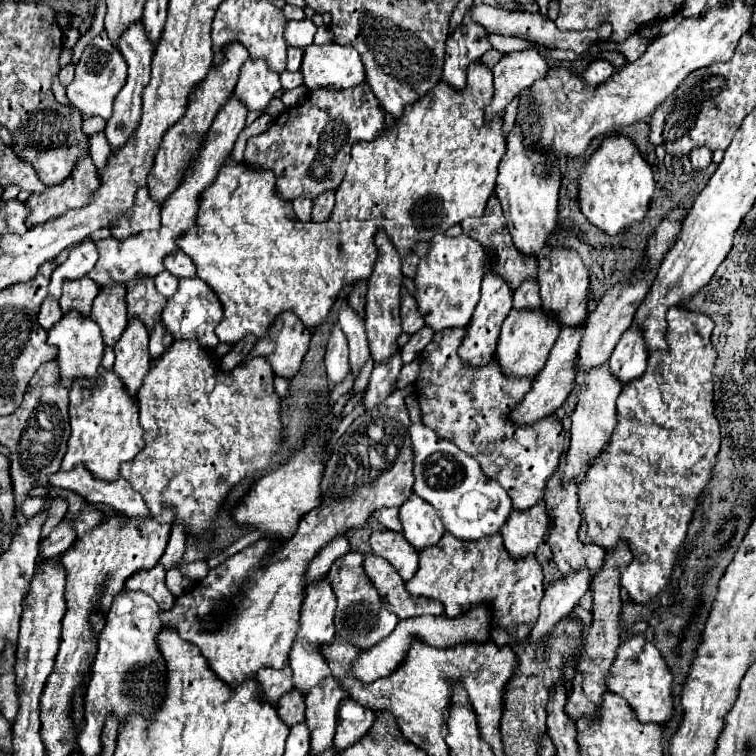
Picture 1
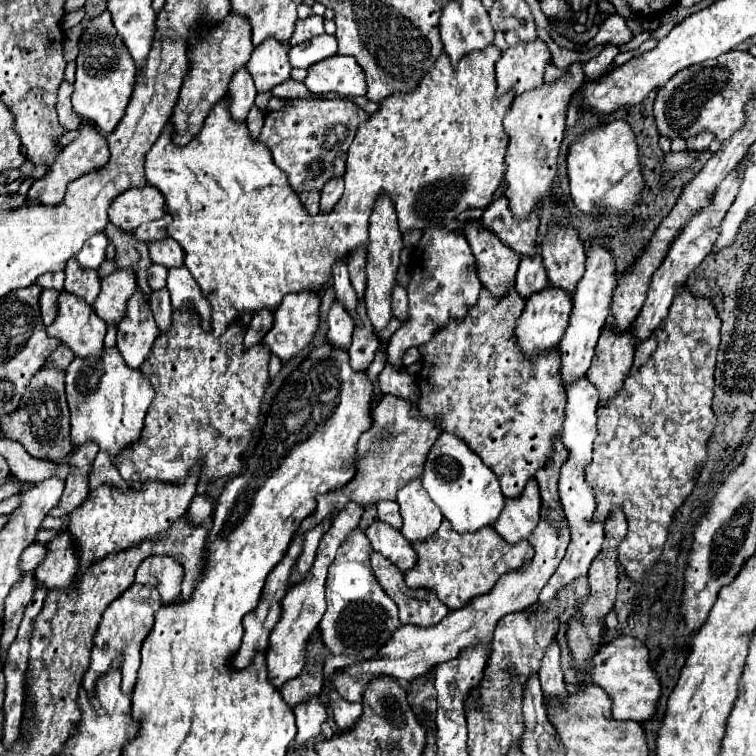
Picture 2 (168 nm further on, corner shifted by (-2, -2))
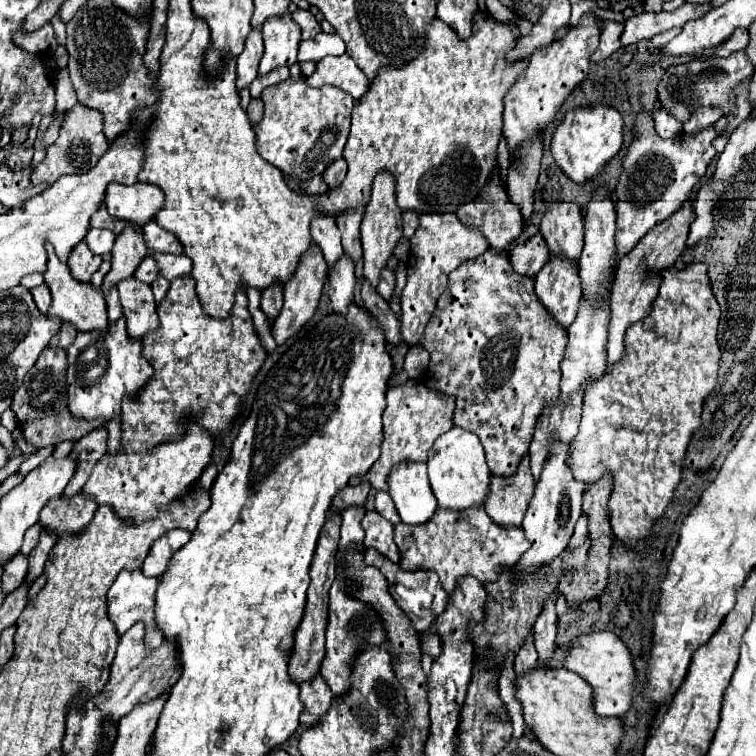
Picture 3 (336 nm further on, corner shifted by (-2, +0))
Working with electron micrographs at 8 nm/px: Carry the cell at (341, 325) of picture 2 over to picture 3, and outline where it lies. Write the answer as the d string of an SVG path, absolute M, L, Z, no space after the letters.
M343 256L333 272L329 272L329 298L335 314L349 312L349 306L353 304L353 288L355 288L355 274L353 274L353 262Z

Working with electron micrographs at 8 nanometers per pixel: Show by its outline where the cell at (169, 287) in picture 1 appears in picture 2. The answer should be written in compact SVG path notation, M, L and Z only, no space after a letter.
M159 264L149 266L149 286L151 286L151 290L161 290L165 286L165 278L167 278L165 266L159 266Z

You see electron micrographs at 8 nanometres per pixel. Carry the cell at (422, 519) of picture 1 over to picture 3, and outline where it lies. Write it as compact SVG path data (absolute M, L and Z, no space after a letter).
M403 462L389 476L389 494L403 524L421 526L431 520L437 500L427 480L427 466L421 462Z

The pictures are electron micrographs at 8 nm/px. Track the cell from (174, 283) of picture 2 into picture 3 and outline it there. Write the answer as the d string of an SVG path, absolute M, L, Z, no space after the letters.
M155 252L153 258L159 264L159 272L163 278L167 278L169 282L181 276L189 276L191 274L191 260L187 256L175 256L175 254L159 254Z

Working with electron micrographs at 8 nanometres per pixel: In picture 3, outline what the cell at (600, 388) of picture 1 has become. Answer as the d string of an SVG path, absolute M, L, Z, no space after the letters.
M687 200L673 216L653 226L639 240L639 244L619 260L617 270L615 270L615 282L611 288L611 298L609 298L611 318L609 318L609 336L607 336L607 366L621 360L621 356L625 354L623 340L625 340L627 328L643 320L647 312L651 312L653 300L657 298L657 290L661 284L661 270L675 266L679 256L683 254L691 222L693 222L693 208L691 208L691 202Z

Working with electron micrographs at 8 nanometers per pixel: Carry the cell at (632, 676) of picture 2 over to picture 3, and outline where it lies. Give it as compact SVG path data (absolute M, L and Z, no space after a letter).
M591 632L575 640L567 652L563 666L571 672L577 672L593 688L593 710L599 716L625 716L633 706L633 688L637 684L637 672L633 666L633 654L625 642L609 632Z

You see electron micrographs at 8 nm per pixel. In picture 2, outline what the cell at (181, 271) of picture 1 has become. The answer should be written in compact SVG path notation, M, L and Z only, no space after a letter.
M163 238L157 242L149 242L149 256L155 264L167 266L167 268L177 268L183 264L183 250L173 238Z

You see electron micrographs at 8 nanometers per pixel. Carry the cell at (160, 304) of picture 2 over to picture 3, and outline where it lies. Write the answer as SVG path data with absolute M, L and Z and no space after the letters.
M159 276L153 284L151 284L151 288L153 288L153 294L155 294L155 302L159 304L163 298L165 298L165 294L167 294L167 288L169 288L169 282L163 278L163 276Z

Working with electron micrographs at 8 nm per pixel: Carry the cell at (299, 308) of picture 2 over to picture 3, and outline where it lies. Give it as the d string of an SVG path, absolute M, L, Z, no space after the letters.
M311 244L311 248L301 256L299 268L295 270L293 278L283 286L283 296L285 296L285 304L281 308L281 314L273 320L273 338L279 346L283 346L289 338L293 338L317 312L317 304L321 298L321 290L323 284L327 280L327 262L321 256L321 250L317 248L317 244Z

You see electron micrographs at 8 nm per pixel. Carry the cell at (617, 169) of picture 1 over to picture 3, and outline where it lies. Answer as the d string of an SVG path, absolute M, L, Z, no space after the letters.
M593 106L569 110L563 124L555 130L551 154L559 168L577 184L585 186L589 180L605 170L605 166L619 154L623 146L623 118L615 108Z

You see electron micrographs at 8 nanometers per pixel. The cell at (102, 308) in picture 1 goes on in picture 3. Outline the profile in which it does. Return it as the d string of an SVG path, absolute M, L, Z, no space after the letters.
M129 224L115 240L111 270L103 280L101 292L107 294L115 284L131 278L135 268L145 258L145 254L147 254L147 248L145 248L145 242L143 242L141 228L135 226L135 224Z

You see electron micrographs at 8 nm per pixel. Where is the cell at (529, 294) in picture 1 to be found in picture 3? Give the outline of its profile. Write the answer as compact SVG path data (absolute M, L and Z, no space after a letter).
M537 234L527 244L517 244L509 256L511 266L517 274L535 278L537 272L547 264L549 250L545 246L545 240Z

